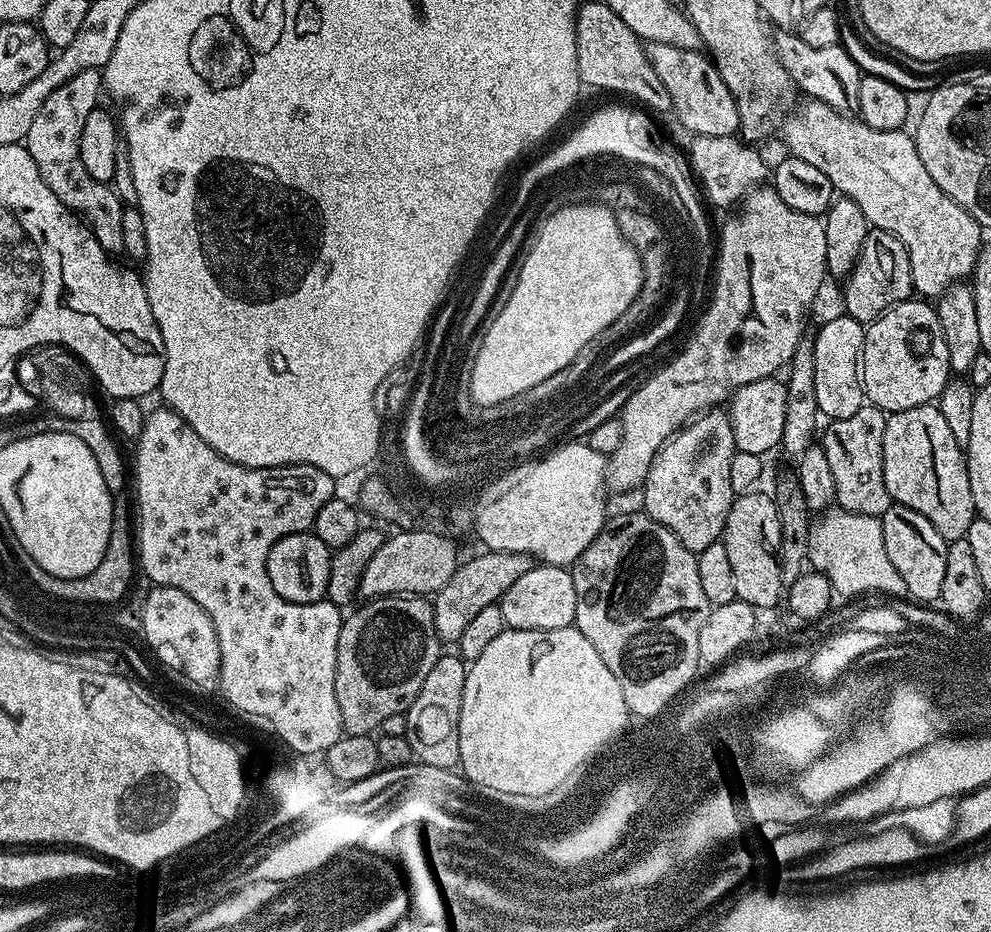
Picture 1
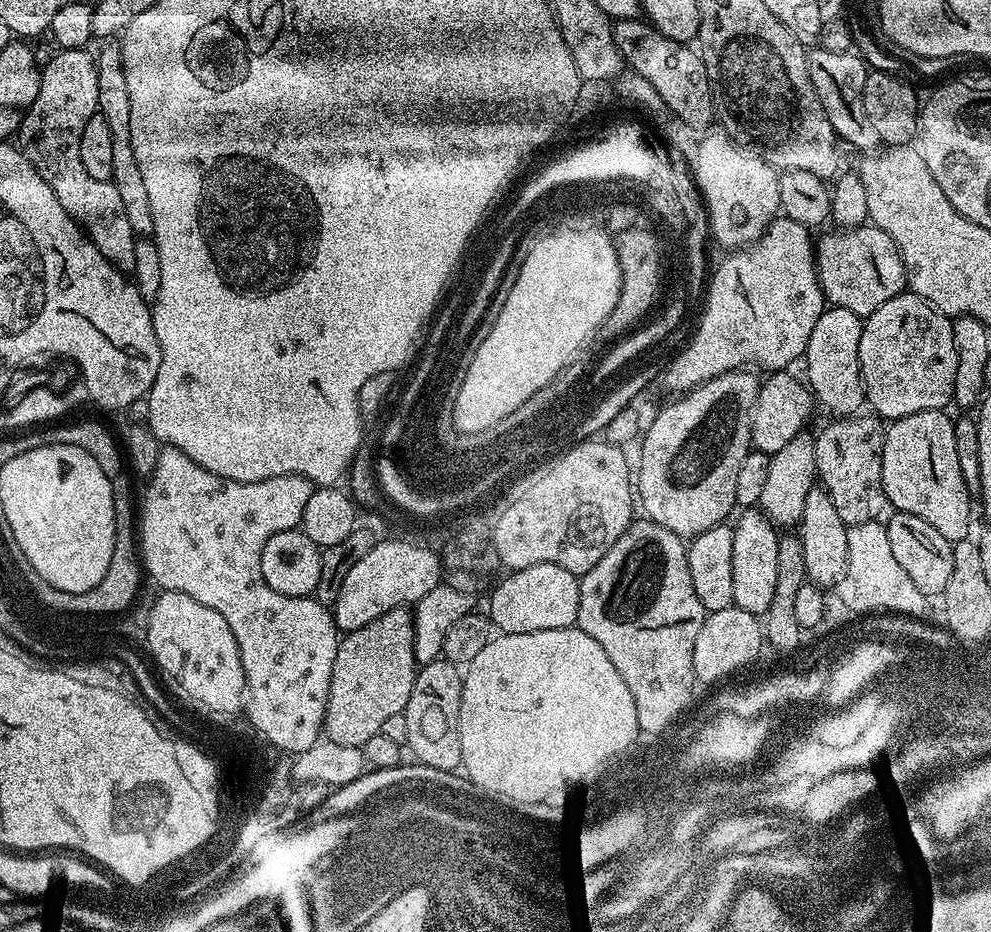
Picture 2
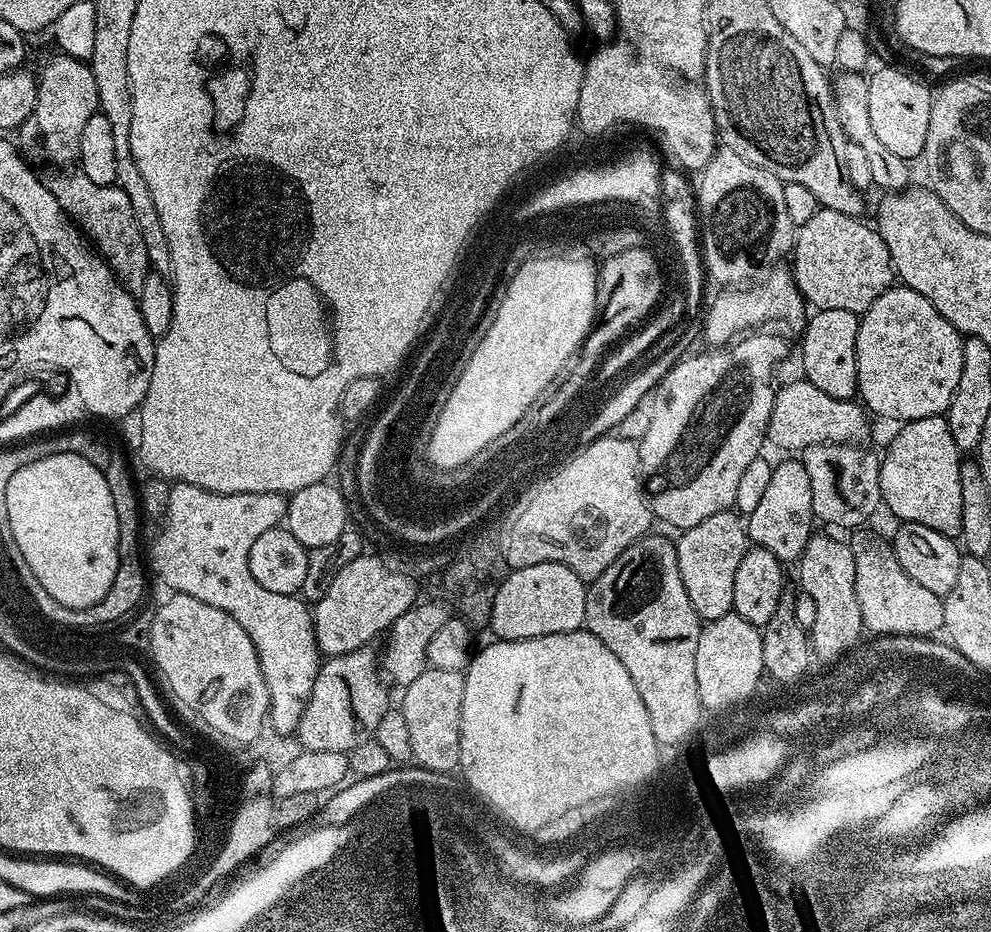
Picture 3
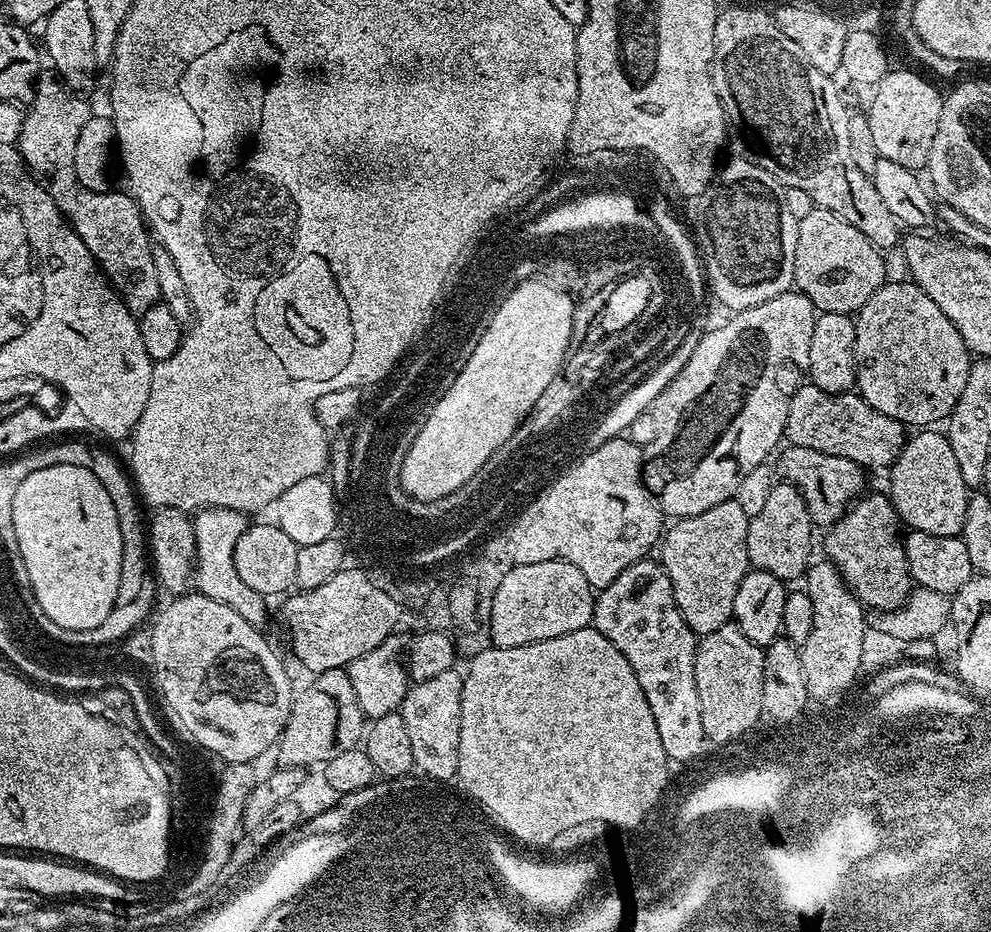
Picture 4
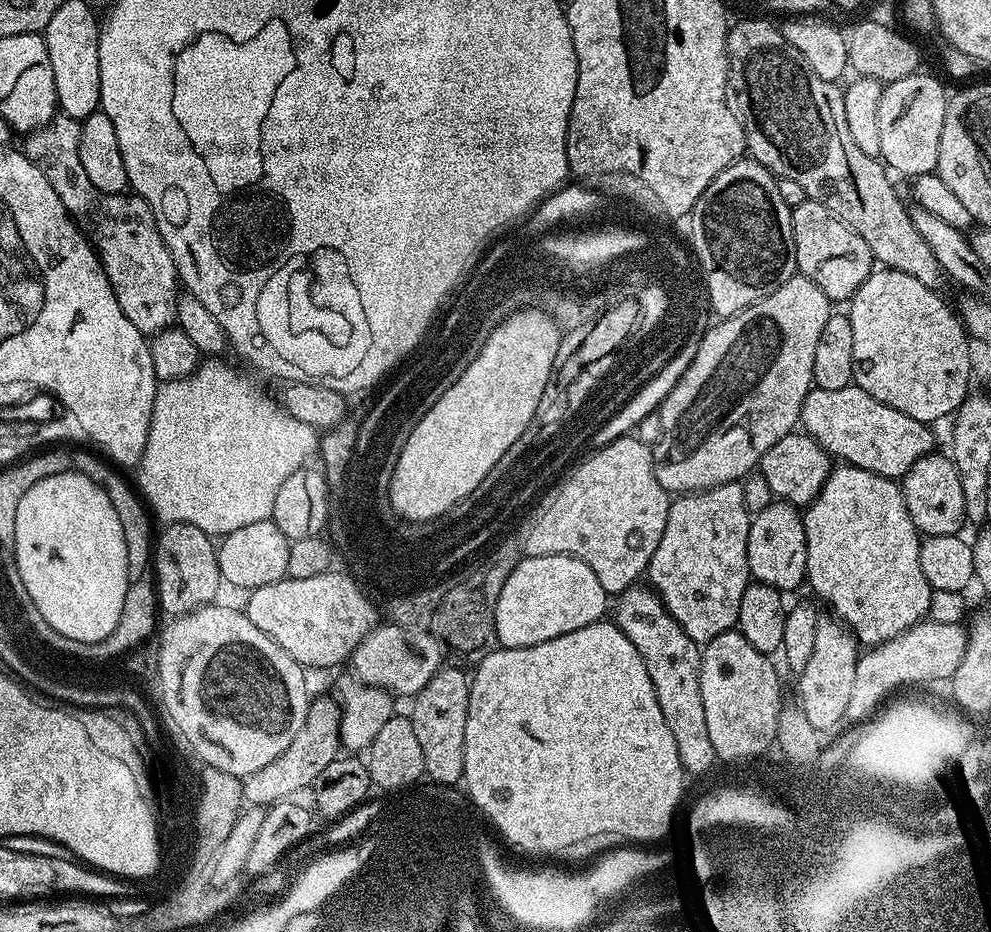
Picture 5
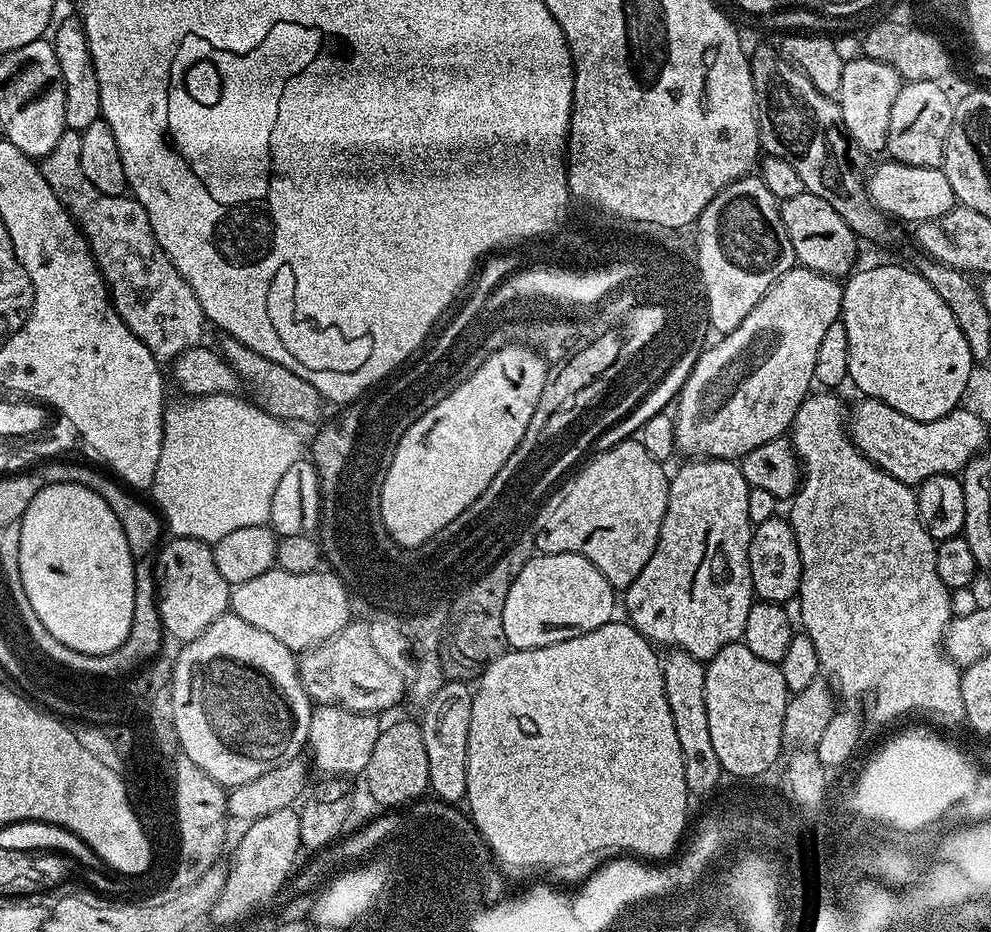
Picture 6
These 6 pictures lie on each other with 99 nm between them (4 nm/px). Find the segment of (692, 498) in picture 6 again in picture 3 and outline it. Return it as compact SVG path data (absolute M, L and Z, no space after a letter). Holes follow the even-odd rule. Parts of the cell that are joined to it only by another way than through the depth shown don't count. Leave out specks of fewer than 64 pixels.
M735 511L719 512L698 526L685 528L675 541L678 554L678 574L682 574L682 586L690 594L690 606L700 615L701 621L717 620L732 611L734 602L734 574L745 552L750 547L746 524Z

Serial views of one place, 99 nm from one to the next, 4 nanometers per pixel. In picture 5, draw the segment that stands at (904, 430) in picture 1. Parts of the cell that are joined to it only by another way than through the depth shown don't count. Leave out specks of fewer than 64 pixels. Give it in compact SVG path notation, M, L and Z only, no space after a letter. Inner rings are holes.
M929 454L918 458L918 462L914 462L914 466L910 466L910 470L902 477L902 487L904 489L904 497L906 498L906 510L910 510L910 518L914 522L914 526L924 536L955 536L961 531L960 527L965 527L964 503L962 502L962 482L958 479L958 470L954 466L951 455L936 456L937 454Z

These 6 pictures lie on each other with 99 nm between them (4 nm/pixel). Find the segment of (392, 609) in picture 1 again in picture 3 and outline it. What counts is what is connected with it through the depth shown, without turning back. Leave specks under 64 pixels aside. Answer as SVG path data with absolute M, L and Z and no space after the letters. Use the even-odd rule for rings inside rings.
M371 647L359 648L341 656L327 657L321 663L314 690L295 730L304 750L334 750L350 754L362 746L362 742L375 737L378 722L382 722L382 714L390 711L390 704L377 653L375 656L372 651Z

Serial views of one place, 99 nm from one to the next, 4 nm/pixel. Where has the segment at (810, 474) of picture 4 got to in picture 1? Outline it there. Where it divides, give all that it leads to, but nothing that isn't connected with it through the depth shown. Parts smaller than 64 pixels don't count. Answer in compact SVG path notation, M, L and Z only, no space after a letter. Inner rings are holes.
M865 402L858 414L850 418L831 421L824 432L822 443L830 471L834 474L836 504L847 512L863 516L883 516L885 510L894 503L892 495L886 490L884 463L882 462L882 442L886 434L888 416L874 404Z

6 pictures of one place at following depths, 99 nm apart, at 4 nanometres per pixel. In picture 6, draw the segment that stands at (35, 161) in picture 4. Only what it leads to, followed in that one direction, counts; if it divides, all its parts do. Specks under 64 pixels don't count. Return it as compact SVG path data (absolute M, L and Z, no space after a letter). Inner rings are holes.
M66 130L62 138L58 138L58 146L54 146L54 150L50 150L50 154L39 161L38 167L46 178L50 190L54 190L58 202L62 202L62 206L76 221L77 228L83 232L85 240L88 241L92 256L100 267L100 274L108 285L112 304L116 307L122 322L132 331L134 338L138 338L138 342L142 342L142 346L150 350L150 354L157 362L171 362L203 341L200 339L204 336L206 317L202 306L194 290L190 290L186 278L178 274L178 270L170 262L162 246L158 246L158 238L154 238L154 230L150 226L150 218L144 207L128 194L123 196L102 194L102 190L96 189L90 183L90 178L86 178L86 173L82 170L81 158L80 133Z

